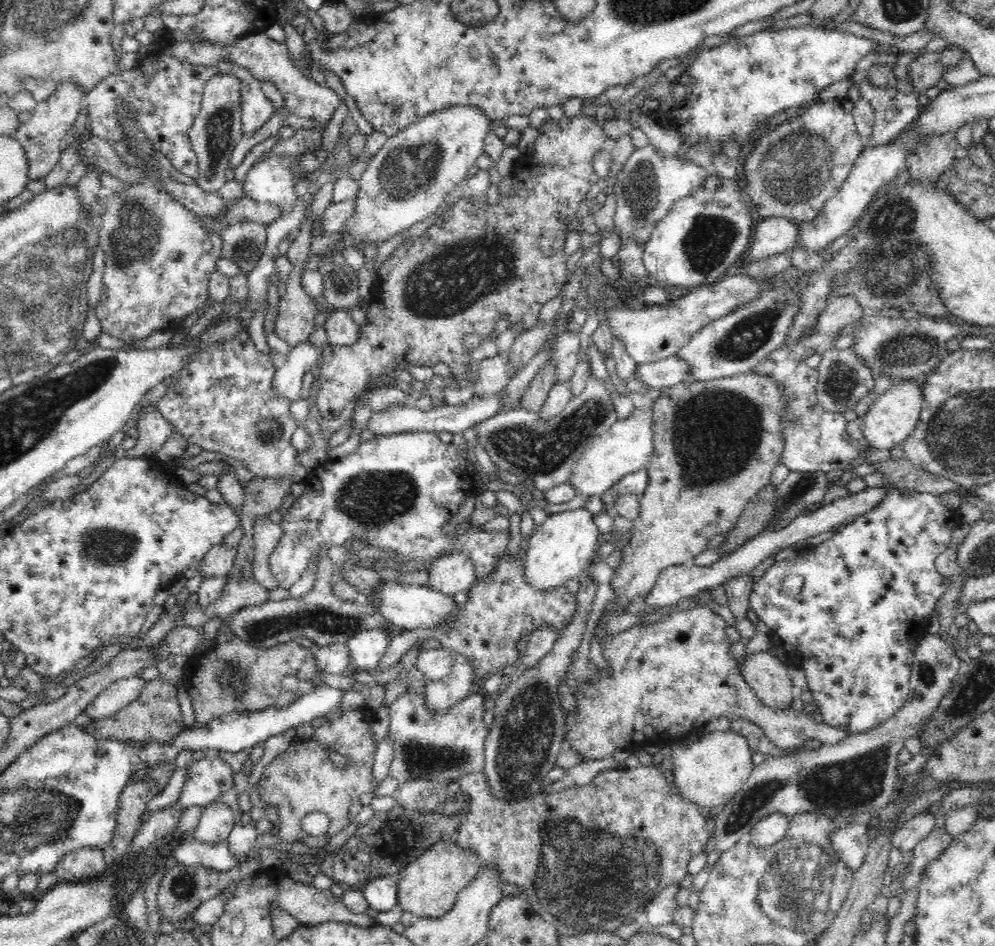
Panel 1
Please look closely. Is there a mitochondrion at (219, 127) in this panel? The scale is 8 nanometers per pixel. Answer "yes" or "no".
yes

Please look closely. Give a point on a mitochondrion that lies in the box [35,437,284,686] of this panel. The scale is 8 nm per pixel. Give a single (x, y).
(112, 547)

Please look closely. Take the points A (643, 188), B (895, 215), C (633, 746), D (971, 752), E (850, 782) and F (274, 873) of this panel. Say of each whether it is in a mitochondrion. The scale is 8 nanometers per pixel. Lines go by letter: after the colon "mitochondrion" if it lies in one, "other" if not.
A: mitochondrion
B: mitochondrion
C: other
D: other
E: mitochondrion
F: other

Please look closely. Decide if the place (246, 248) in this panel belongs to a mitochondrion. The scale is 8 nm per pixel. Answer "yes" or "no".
yes

